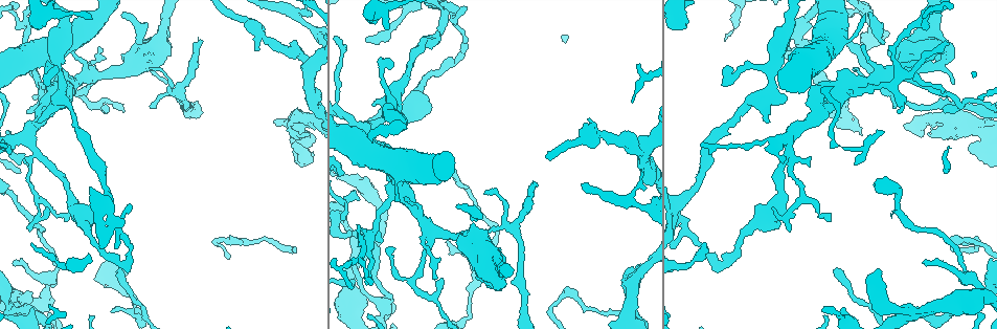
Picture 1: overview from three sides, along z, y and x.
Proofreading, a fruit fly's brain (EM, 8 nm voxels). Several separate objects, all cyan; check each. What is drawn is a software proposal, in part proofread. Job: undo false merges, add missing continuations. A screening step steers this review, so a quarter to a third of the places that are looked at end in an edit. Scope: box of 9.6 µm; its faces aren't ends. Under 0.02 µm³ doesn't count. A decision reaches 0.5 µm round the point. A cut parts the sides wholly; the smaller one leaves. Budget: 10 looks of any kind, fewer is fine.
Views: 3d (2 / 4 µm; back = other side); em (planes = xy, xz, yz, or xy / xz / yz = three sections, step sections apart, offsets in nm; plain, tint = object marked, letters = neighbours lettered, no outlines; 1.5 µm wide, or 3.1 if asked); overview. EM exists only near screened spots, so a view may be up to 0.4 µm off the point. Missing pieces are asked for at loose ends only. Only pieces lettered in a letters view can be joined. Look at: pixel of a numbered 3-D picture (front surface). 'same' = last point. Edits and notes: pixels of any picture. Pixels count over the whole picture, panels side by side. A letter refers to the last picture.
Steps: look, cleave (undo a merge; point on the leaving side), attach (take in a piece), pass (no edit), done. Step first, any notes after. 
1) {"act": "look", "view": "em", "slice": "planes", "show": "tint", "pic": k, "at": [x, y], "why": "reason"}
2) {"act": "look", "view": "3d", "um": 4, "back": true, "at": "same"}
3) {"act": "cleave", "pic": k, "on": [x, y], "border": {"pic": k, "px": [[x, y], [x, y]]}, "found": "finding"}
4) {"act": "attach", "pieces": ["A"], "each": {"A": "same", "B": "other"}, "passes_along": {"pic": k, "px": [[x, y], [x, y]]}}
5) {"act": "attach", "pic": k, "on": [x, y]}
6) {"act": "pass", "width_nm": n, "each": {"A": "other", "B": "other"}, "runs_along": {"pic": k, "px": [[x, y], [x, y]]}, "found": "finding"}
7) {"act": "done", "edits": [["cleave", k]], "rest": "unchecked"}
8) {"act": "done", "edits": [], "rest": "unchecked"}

{"act": "look", "view": "3d", "um": 2, "pic": 1, "at": [849, 43], "why": "branch stops here"}

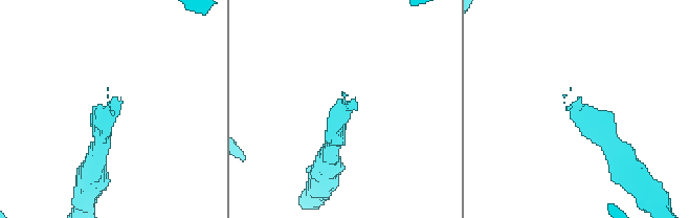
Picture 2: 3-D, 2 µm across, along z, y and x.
{"act": "look", "view": "em", "slice": "xy", "step": 4, "show": "tint", "pic": 2, "at": [577, 104], "why": "now the EM"}

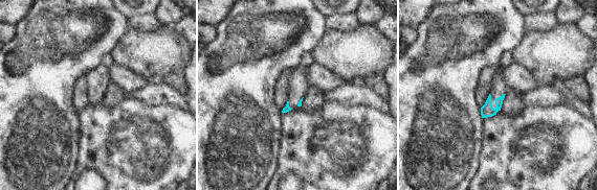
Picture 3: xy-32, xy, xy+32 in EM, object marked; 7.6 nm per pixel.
{"act": "look", "view": "em", "slice": "planes", "show": "letters", "at": "same", "why": "cut it another way"}

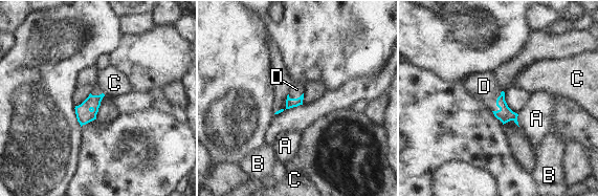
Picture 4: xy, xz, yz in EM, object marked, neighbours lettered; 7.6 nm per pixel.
{"act": "attach", "pieces": ["D"], "each": {"A": "other", "B": "other", "C": "other", "D": "same"}, "passes_along": {"pic": 4, "px": [[505, 114], [496, 103], [484, 86]]}, "found": "it goes on there"}

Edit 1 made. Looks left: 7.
{"act": "look", "view": "overview"}

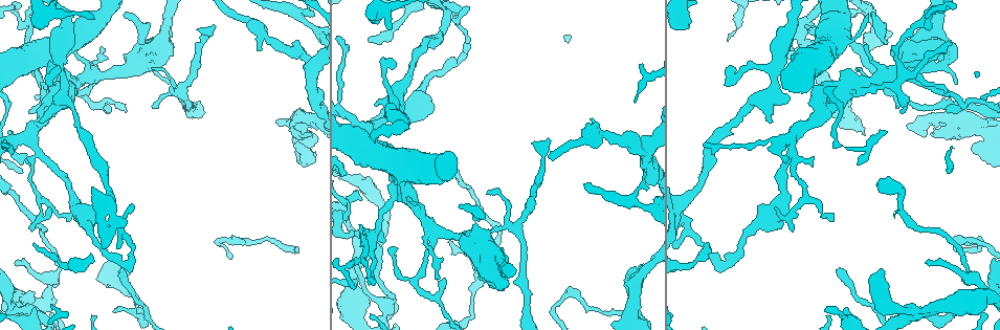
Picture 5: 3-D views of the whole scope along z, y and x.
{"act": "look", "view": "em", "slice": "planes", "show": "tint", "pic": 5, "at": [30, 24], "why": "a narrow waist"}

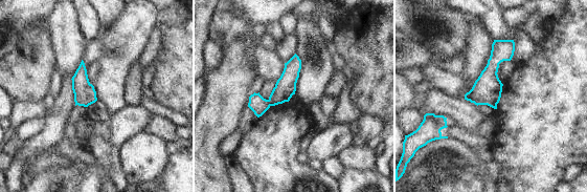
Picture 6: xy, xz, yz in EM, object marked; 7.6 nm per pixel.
{"act": "look", "view": "em", "slice": "planes", "show": "letters", "at": "same", "why": "see the neighbours"}

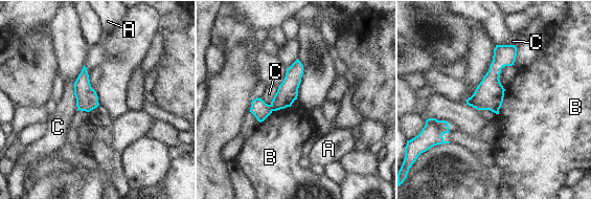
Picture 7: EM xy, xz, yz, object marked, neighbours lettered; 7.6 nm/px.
{"act": "pass", "longest_contact_nm": ["B", 280], "each": {"A": "other", "B": "other", "C": "other"}, "found": "continuous, no second neuron"}

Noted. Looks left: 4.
{"act": "look", "view": "em", "slice": "planes", "show": "letters", "pic": 5, "at": [814, 156], "why": "free end"}

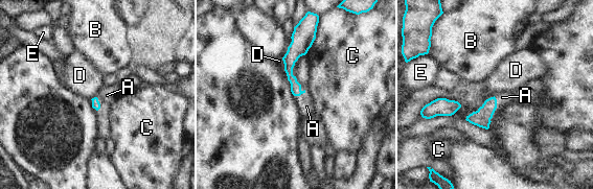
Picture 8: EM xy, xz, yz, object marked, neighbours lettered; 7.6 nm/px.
{"act": "attach", "pieces": ["A"], "each": {"A": "same", "B": "other", "C": "other", "D": "other", "E": "other"}, "found": "the neuron continues"}

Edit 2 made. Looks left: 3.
{"act": "look", "view": "3d", "um": 4, "pic": 5, "at": [386, 306], "why": "a fork"}

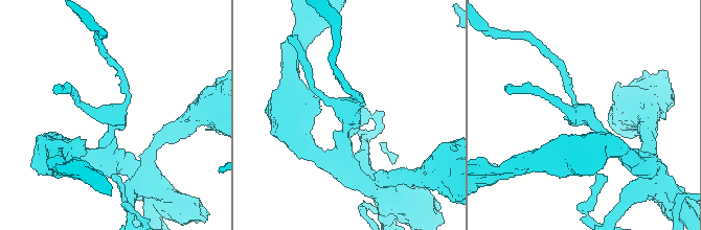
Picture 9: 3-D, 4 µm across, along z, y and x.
{"act": "look", "view": "em", "slice": "planes", "show": "tint", "pic": 9, "at": [347, 116]}

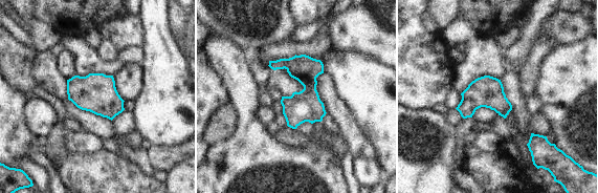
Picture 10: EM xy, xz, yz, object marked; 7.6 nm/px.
{"act": "look", "view": "em", "slice": "planes", "show": "letters", "at": "same", "why": "see the neighbours"}

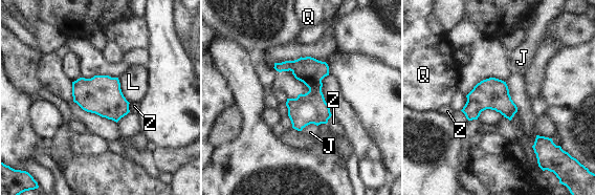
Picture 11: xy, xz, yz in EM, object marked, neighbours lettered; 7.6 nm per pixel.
{"act": "pass", "each": {"J": "other", "L": "other", "Q": "other", "Z": "other"}, "found": "all the same neuron"}

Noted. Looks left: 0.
{"act": "done", "edits": [["attach", 4], ["attach", 8]], "rest": "unchecked"}

